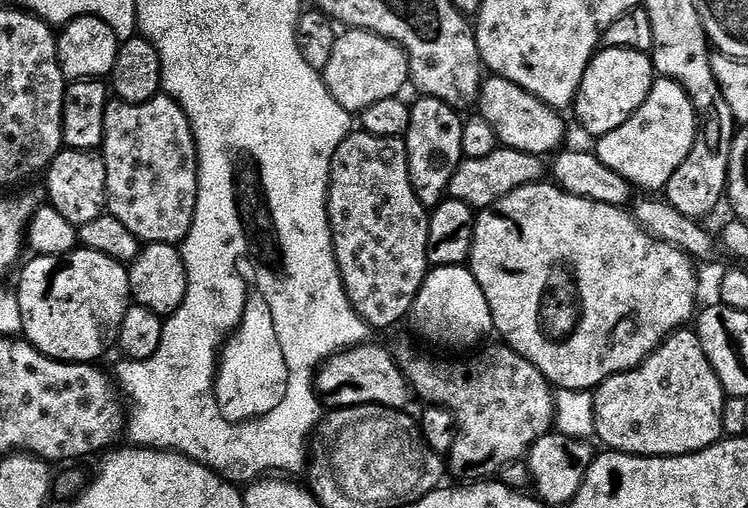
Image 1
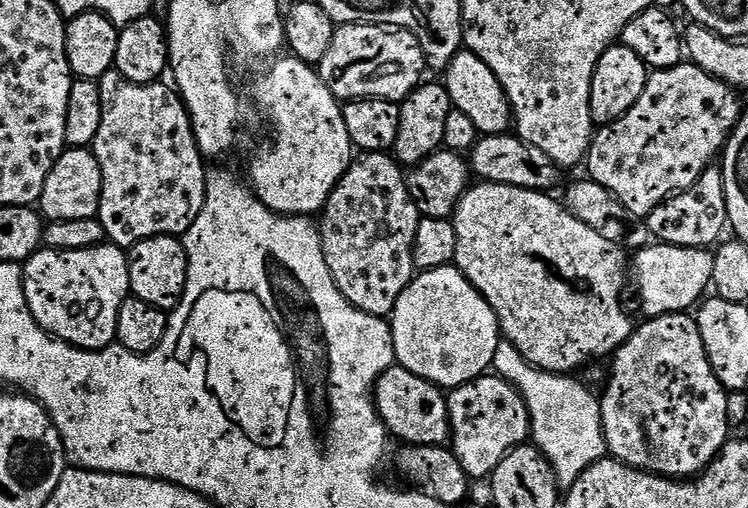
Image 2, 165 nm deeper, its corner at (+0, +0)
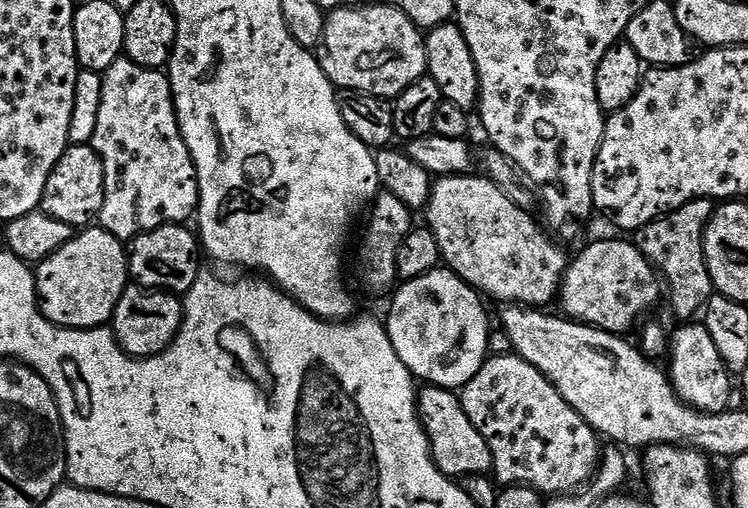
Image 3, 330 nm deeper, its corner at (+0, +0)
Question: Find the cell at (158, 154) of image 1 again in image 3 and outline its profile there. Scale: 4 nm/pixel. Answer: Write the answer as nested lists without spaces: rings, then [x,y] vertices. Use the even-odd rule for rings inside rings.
[[[127,58],[115,60],[105,70],[102,74],[102,106],[98,106],[98,126],[94,126],[94,138],[90,147],[102,158],[102,166],[106,174],[106,190],[104,191],[104,201],[102,202],[102,210],[98,217],[98,224],[99,227],[105,228],[110,234],[114,234],[114,238],[118,238],[121,242],[131,242],[137,236],[141,236],[142,233],[154,230],[158,226],[184,224],[188,222],[191,216],[193,219],[197,215],[200,207],[198,174],[196,173],[196,167],[192,161],[190,150],[180,133],[178,118],[176,117],[176,107],[172,101],[172,84],[163,71],[154,68],[143,68],[142,66],[138,66],[133,60]]]

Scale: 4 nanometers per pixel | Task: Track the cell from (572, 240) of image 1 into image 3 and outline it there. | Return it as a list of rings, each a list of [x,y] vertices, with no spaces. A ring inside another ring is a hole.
[[[476,175],[441,176],[433,183],[432,197],[428,199],[426,209],[426,224],[431,228],[434,238],[438,238],[443,263],[485,297],[493,296],[494,299],[504,300],[500,302],[508,304],[548,306],[544,304],[551,300],[553,303],[559,297],[570,256],[559,248],[561,245],[555,239],[552,241],[547,236],[549,233],[533,213],[519,209],[492,180]]]

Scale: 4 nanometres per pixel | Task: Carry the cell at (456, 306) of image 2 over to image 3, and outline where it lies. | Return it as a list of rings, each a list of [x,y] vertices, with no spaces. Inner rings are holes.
[[[437,270],[401,283],[392,298],[386,327],[398,358],[425,385],[463,389],[490,355],[488,316],[476,289],[451,270]]]

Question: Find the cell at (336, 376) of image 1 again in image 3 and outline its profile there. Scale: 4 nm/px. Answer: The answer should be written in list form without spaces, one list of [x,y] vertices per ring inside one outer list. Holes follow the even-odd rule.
[[[424,386],[419,389],[416,406],[420,414],[420,423],[428,436],[428,444],[432,447],[432,457],[443,476],[465,478],[492,472],[492,455],[490,446],[486,446],[486,438],[474,430],[474,422],[466,418],[466,410],[462,406],[459,395],[450,388]]]

